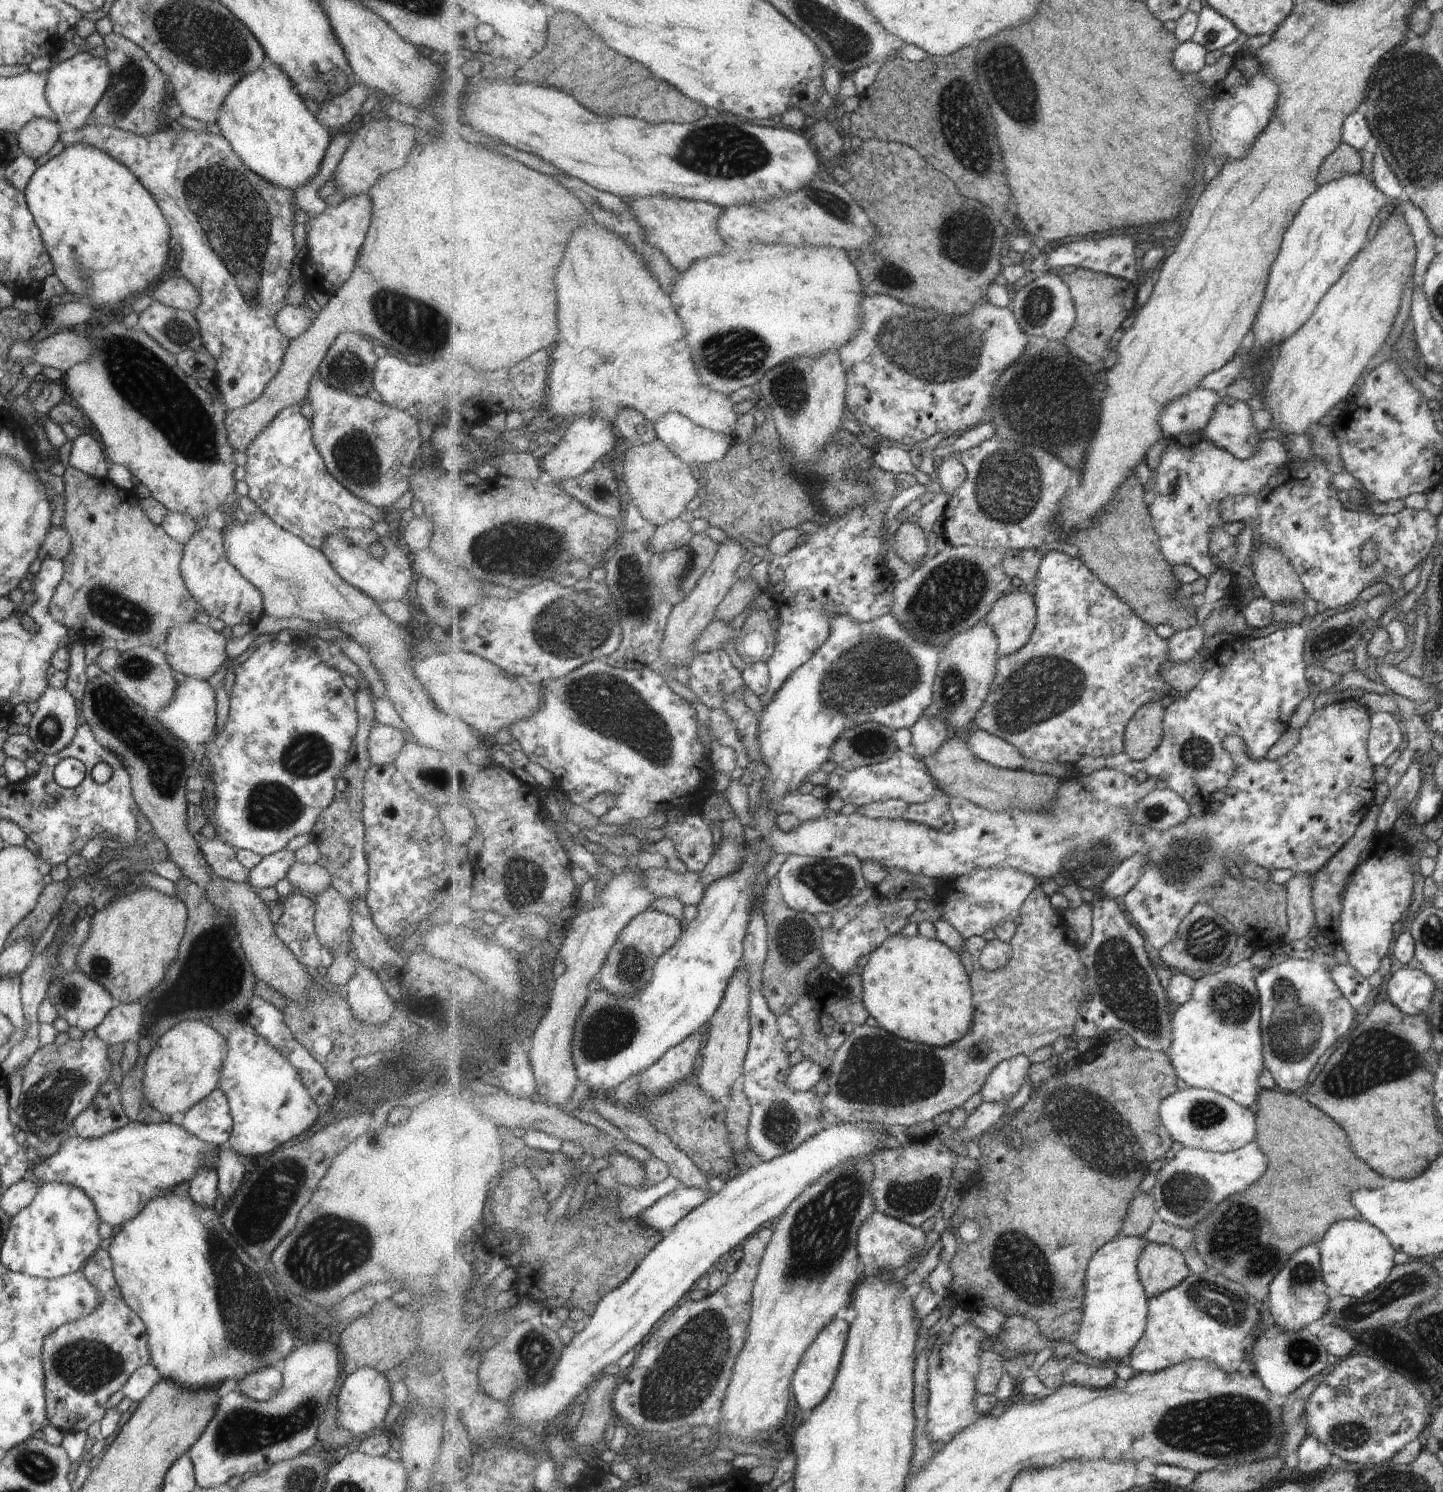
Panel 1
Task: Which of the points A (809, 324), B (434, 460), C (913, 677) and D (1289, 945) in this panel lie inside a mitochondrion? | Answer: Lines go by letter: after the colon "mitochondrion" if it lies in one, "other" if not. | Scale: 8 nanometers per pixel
A: other
B: other
C: mitochondrion
D: other

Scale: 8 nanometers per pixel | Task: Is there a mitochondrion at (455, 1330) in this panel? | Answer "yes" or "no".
no

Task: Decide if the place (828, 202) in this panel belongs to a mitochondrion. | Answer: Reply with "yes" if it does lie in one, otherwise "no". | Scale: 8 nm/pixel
yes

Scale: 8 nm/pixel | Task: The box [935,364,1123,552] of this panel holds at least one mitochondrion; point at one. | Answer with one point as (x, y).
(1008, 484)

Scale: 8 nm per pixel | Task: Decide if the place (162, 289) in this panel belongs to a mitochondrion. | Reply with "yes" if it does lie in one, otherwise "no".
no

